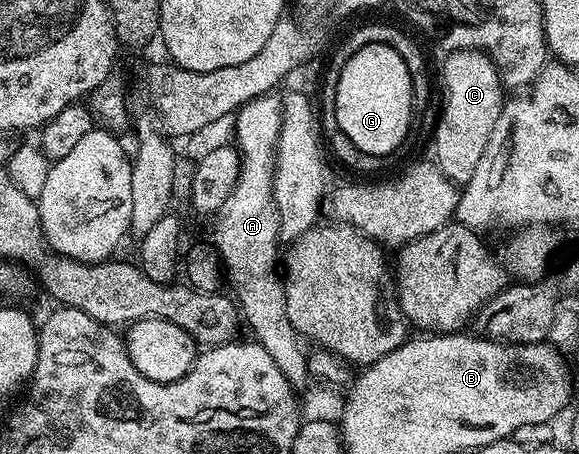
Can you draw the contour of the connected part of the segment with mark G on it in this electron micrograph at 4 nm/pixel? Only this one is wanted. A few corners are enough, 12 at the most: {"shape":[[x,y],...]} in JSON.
{"shape":[[359,47],[331,94],[357,152],[388,158],[413,118],[407,63]]}

